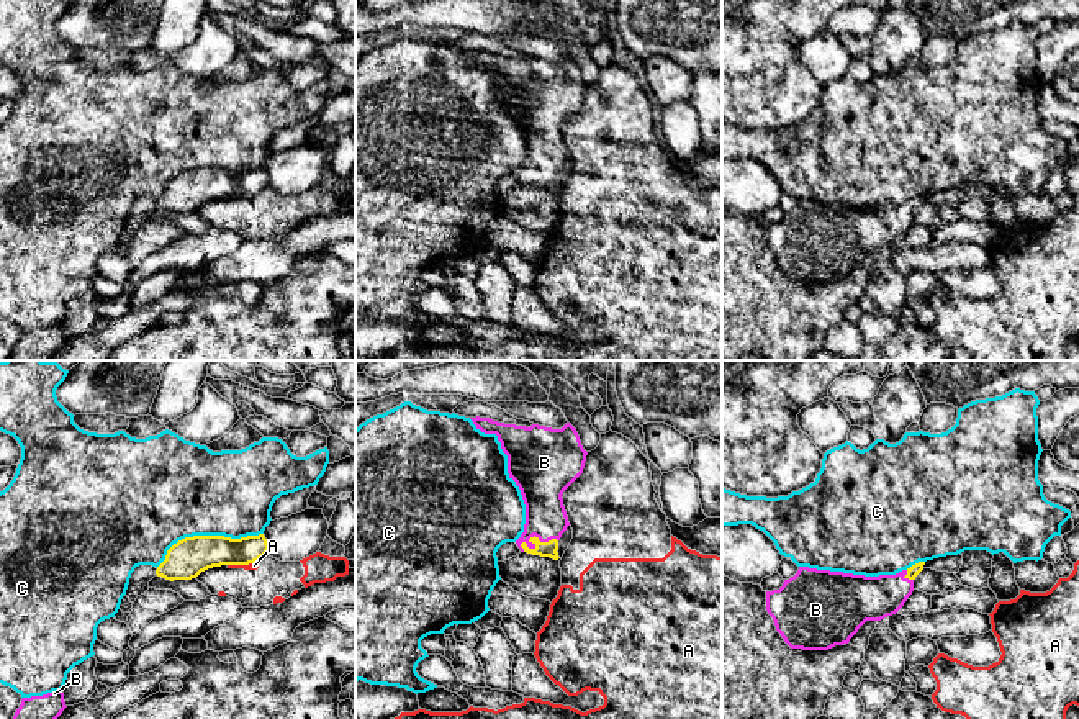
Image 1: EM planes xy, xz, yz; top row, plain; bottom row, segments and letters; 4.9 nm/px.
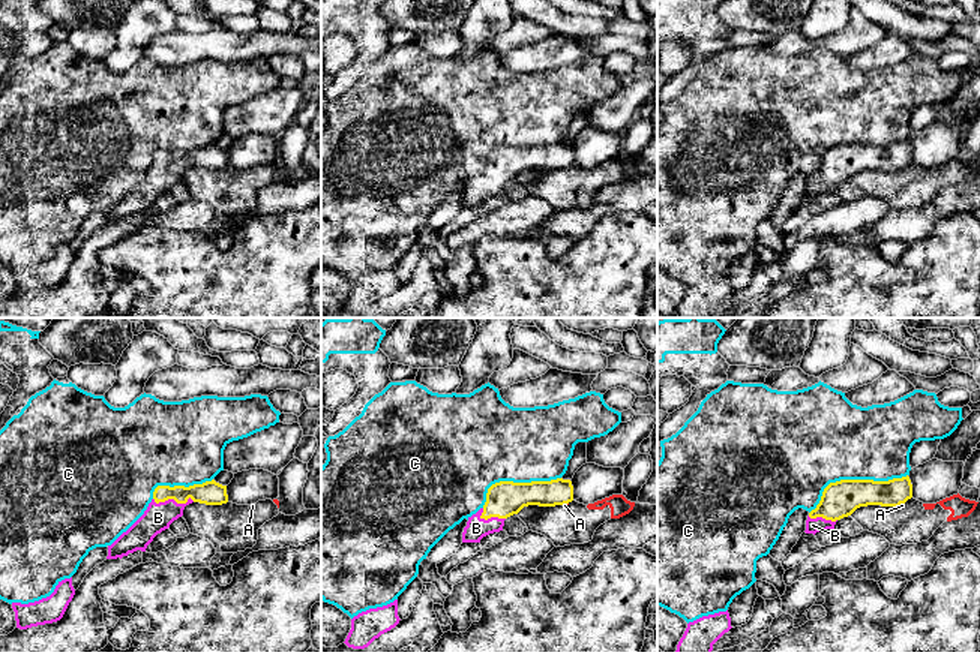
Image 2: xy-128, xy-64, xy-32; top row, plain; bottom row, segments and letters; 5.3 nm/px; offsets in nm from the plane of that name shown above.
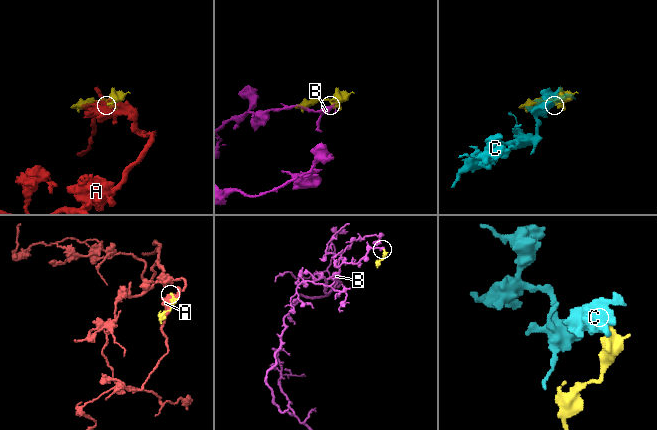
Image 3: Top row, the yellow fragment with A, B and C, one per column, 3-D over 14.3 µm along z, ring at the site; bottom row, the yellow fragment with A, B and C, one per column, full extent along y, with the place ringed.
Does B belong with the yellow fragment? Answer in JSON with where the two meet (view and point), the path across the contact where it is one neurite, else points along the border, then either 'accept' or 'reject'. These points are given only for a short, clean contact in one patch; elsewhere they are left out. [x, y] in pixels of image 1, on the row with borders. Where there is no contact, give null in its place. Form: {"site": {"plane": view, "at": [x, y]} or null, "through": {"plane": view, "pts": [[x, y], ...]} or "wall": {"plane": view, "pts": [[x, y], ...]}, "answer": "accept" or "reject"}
{"site": {"plane": "xz", "at": [537, 539]}, "through": {"plane": "xz", "pts": [[544, 549], [537, 539], [546, 518]]}, "answer": "accept"}

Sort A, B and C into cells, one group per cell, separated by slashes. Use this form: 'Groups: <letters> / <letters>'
Groups: A / B / C

